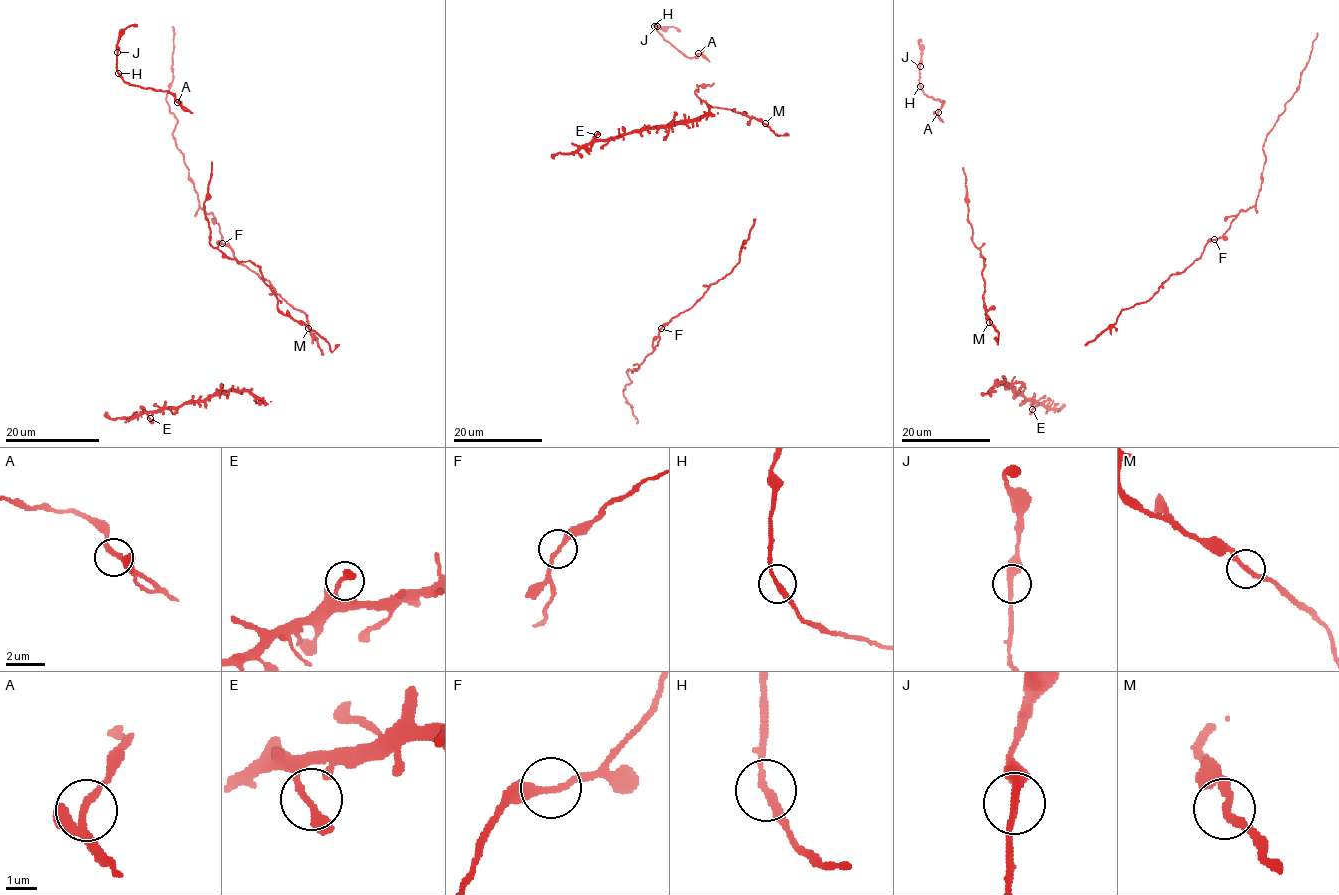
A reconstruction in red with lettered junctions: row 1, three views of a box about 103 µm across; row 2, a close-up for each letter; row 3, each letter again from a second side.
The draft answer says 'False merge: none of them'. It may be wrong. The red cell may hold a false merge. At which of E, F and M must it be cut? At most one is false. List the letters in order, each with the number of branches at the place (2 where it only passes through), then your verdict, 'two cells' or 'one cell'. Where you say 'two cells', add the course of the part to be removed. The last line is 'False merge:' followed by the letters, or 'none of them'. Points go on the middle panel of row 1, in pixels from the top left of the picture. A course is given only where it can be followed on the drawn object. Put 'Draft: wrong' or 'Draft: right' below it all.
E: branches 2; one cell
F: branches 2; one cell
M: branches 2; one cell
False merge: none of them
Draft: right

